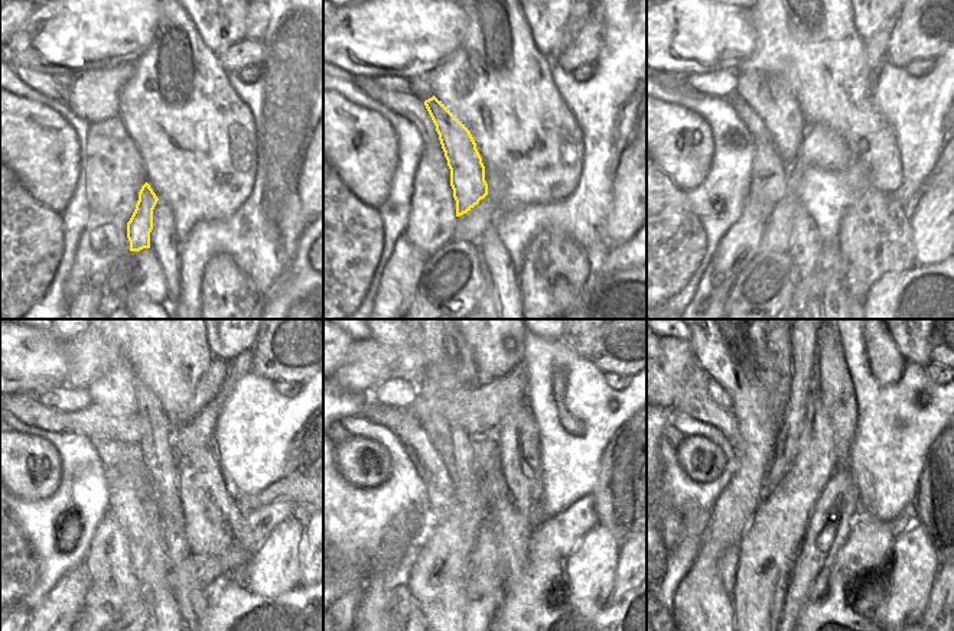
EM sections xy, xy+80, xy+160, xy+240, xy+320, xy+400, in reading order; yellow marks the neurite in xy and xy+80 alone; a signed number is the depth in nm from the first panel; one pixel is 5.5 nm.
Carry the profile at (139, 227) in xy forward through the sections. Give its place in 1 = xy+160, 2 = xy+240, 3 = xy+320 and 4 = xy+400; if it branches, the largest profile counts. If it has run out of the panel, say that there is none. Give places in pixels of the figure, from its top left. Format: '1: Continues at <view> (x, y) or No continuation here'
1: Continues at xy+160 (768, 96)
2: Continues at xy+240 (117, 386)
3: Continues at xy+320 (445, 348)
4: Continues at xy+400 (778, 348).

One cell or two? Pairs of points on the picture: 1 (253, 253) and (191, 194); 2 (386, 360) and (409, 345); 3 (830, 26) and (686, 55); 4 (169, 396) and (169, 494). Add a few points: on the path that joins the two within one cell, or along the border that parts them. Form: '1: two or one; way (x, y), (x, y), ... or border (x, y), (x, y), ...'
1: two; border (246, 199), (225, 218), (199, 221), (188, 236)
2: two; border (371, 335), (397, 354), (396, 374)
3: two; border (748, 15), (752, 31), (752, 51), (733, 70)
4: two; border (150, 392), (173, 426)

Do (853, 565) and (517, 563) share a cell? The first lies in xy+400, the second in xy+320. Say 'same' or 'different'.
different

